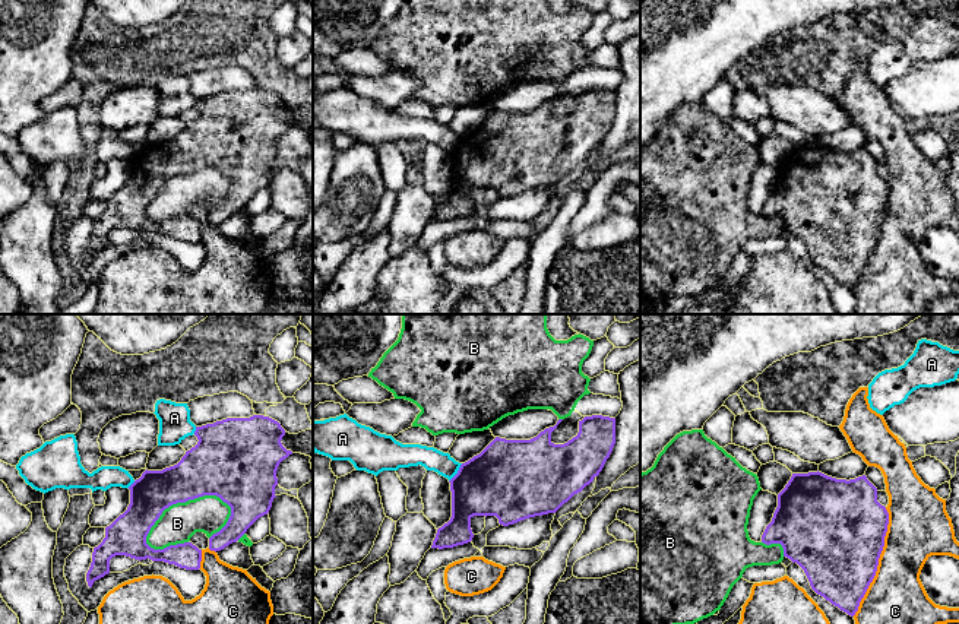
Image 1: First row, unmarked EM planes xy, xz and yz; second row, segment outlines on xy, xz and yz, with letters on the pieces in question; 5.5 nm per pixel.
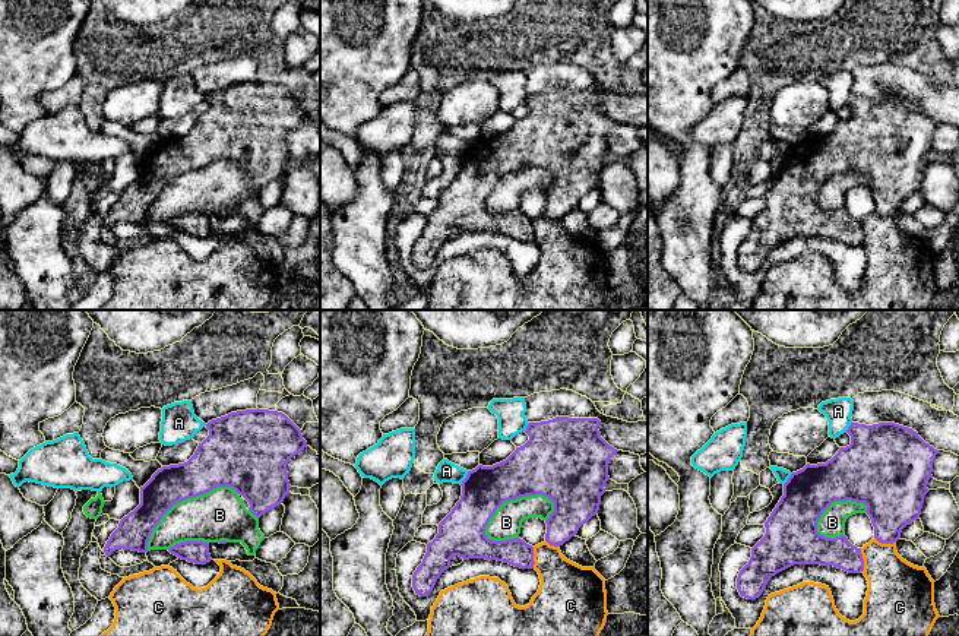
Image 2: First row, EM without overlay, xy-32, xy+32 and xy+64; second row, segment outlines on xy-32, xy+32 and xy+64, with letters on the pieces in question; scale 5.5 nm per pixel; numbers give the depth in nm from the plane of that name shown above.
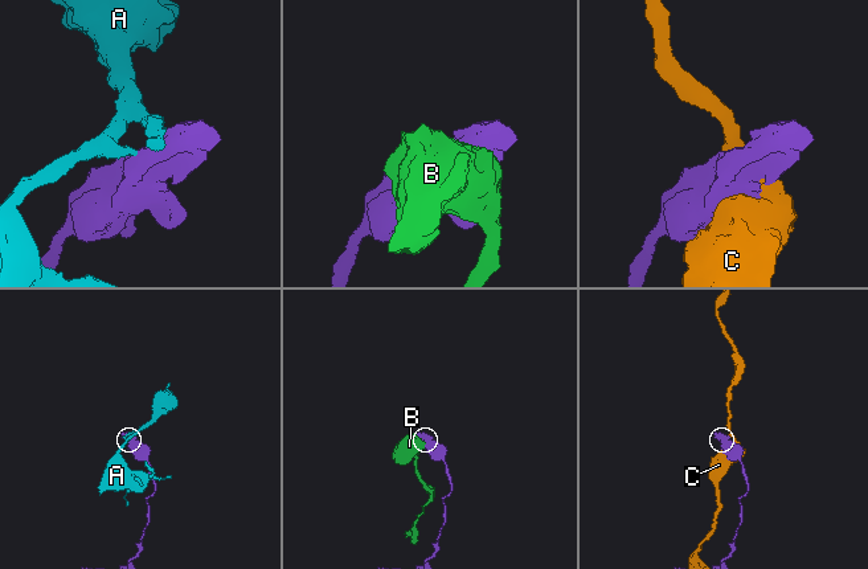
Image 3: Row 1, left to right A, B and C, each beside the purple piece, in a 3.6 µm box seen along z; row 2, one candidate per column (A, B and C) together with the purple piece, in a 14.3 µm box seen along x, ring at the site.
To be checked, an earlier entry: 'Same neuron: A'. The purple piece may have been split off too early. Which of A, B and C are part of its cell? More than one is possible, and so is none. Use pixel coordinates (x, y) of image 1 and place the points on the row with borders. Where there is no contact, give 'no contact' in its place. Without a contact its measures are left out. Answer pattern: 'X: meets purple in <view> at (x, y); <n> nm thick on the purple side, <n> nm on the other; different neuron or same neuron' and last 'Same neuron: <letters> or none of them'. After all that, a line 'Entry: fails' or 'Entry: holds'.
A: meets purple in xz at (458, 472); 400 nm thick on the purple side, 120 nm on the other; different neuron
B: meets purple in xy at (182, 501); 300 nm thick on the purple side, 200 nm on the other; different neuron
C: meets purple in yz at (877, 561); 500 nm thick on the purple side, 300 nm on the other; different neuron
Same neuron: none of them
Entry: fails

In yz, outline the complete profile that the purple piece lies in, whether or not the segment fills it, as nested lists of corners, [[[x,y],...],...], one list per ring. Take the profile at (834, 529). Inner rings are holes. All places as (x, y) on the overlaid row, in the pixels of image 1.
[[[819,471],[792,473],[778,494],[778,507],[762,542],[781,544],[784,557],[804,570],[811,589],[854,617],[876,576],[887,525],[889,513],[877,501],[877,488],[865,475],[846,481]]]

